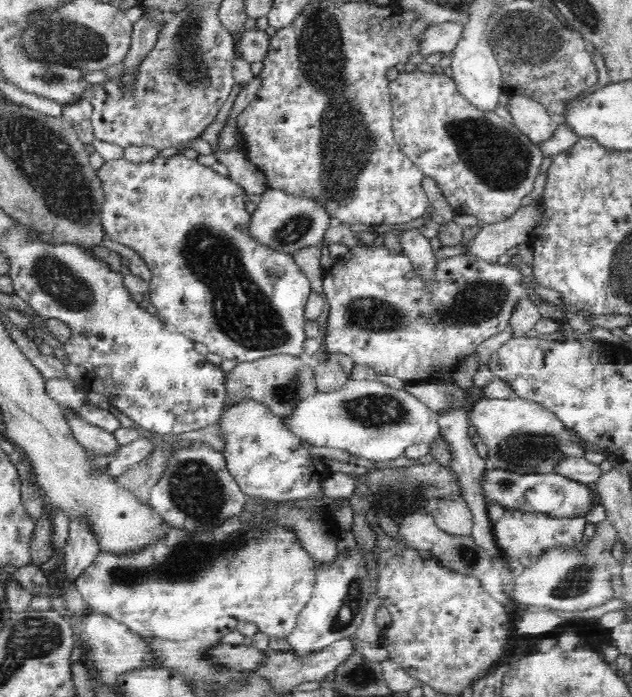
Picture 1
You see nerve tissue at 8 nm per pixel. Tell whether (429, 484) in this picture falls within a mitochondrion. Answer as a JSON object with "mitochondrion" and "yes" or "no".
{"mitochondrion":"yes"}

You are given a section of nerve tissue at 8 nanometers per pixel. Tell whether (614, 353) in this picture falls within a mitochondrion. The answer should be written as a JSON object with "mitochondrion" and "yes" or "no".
{"mitochondrion":"no"}

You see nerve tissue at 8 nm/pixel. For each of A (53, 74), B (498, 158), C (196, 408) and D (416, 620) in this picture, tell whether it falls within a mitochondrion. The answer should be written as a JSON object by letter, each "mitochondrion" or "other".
{"A":"mitochondrion","B":"mitochondrion","C":"other","D":"other"}

